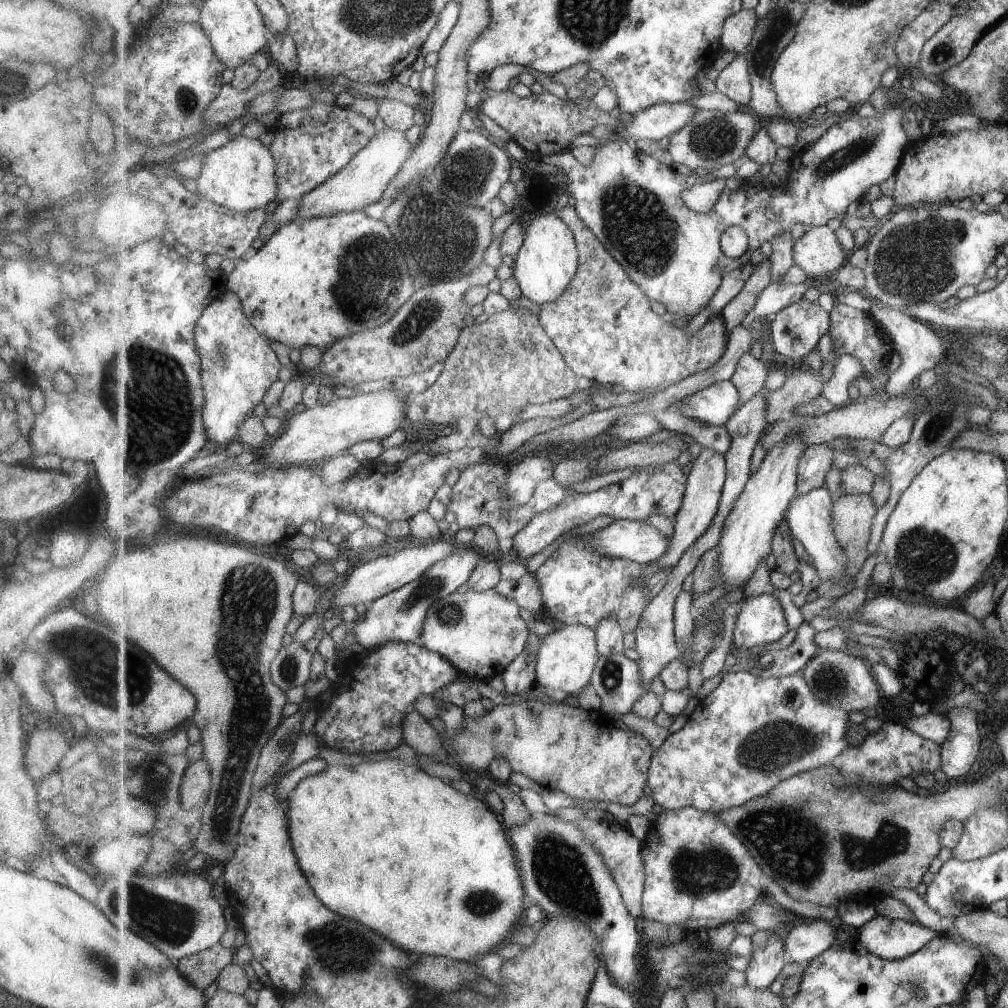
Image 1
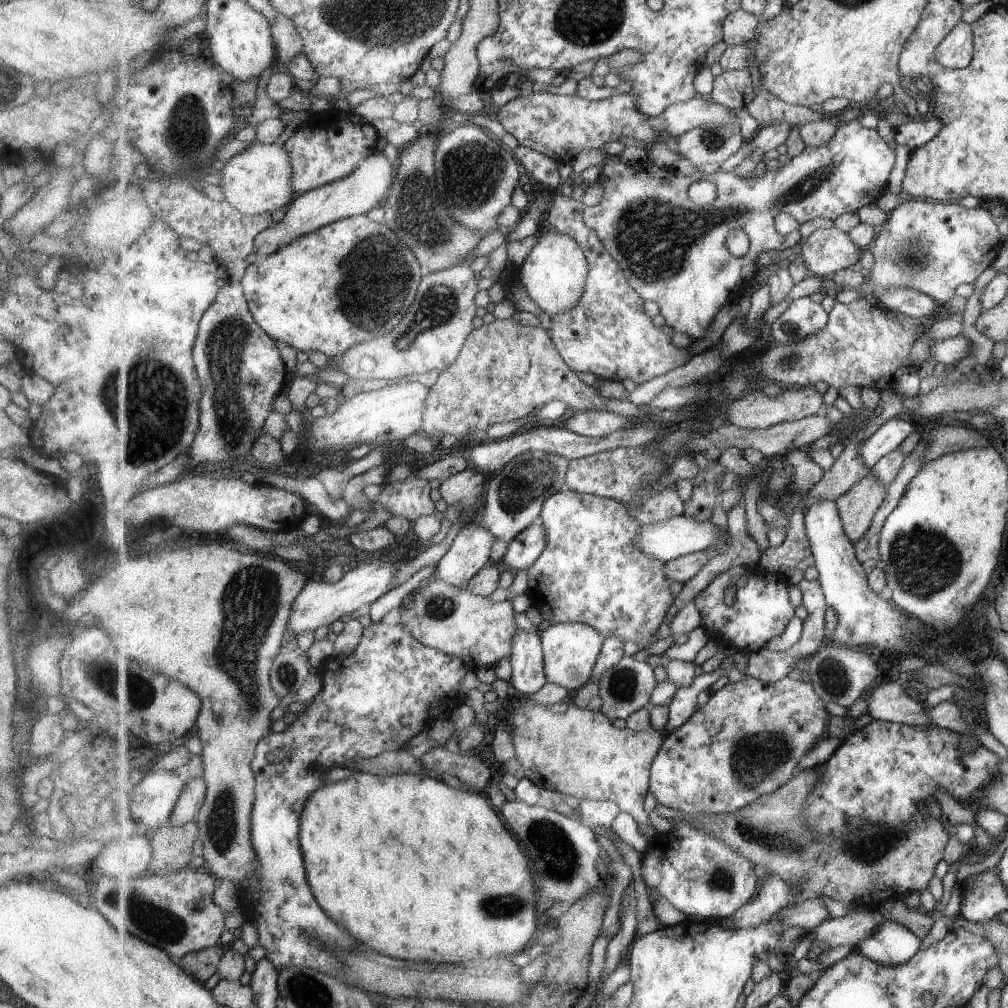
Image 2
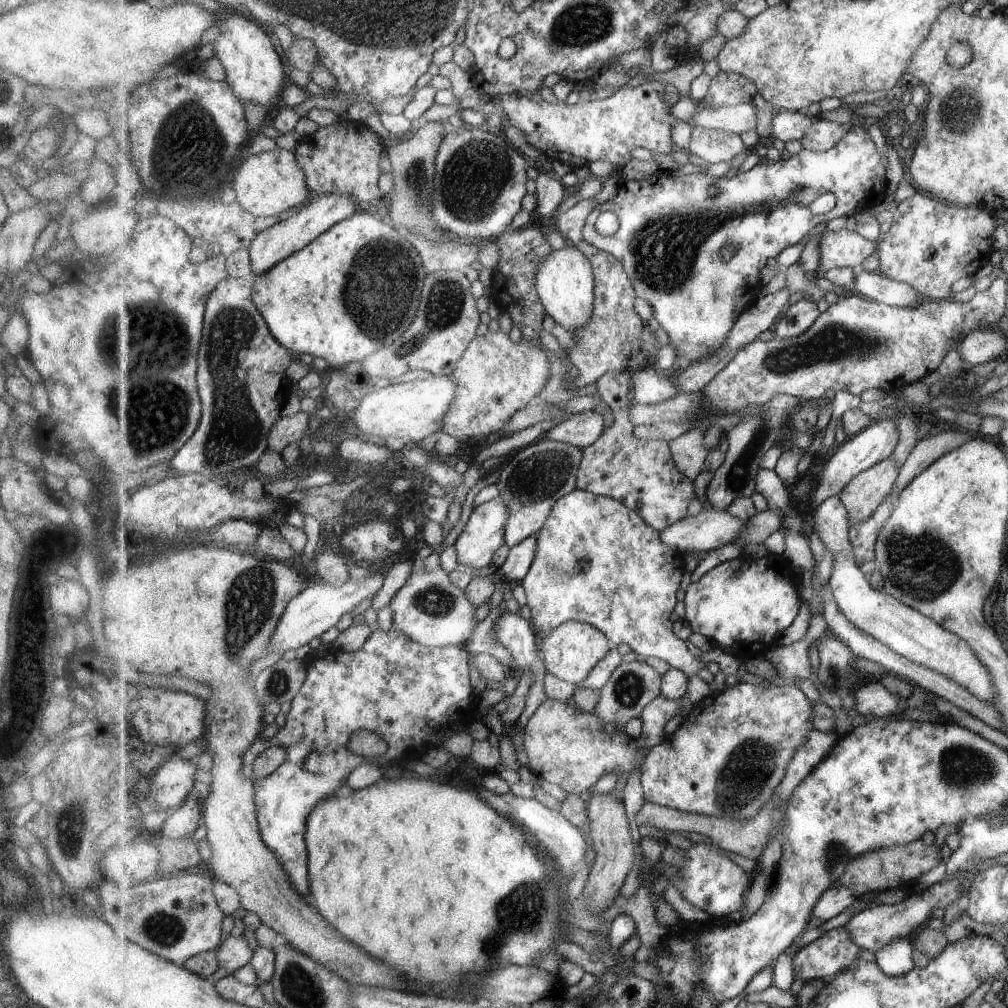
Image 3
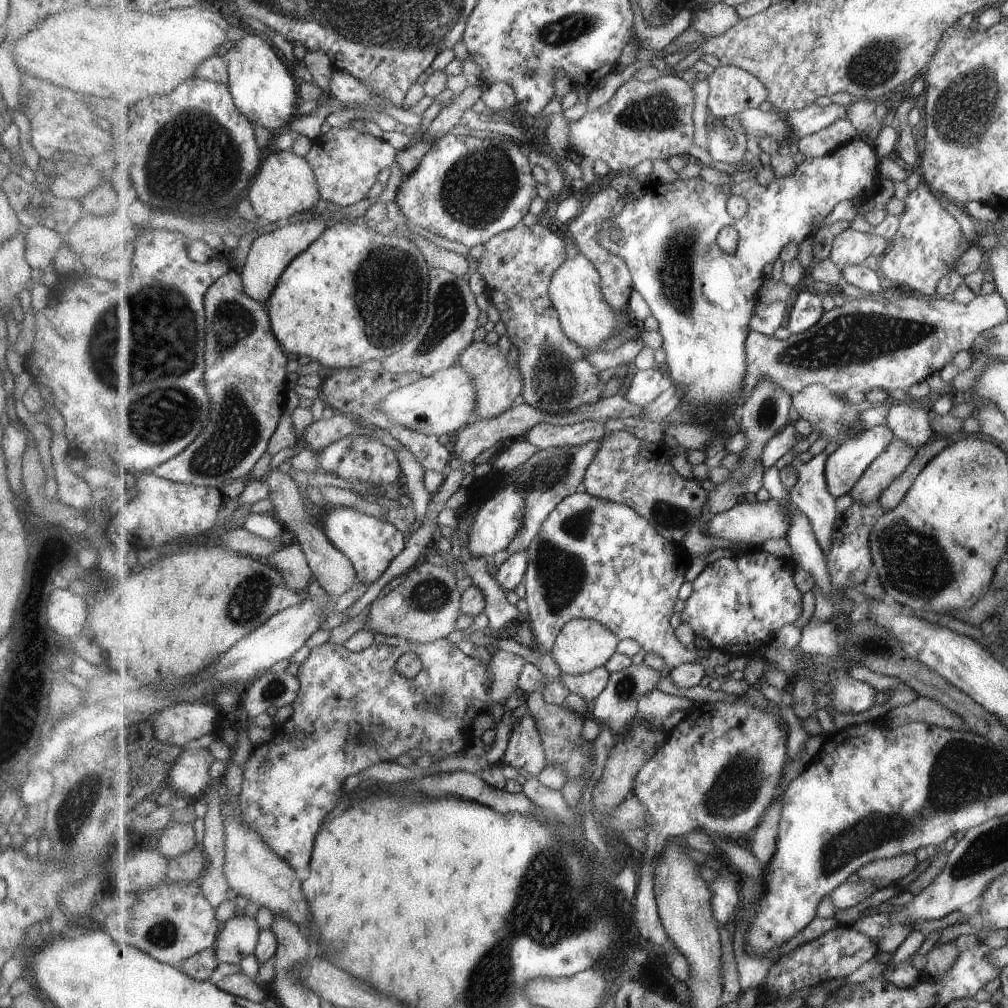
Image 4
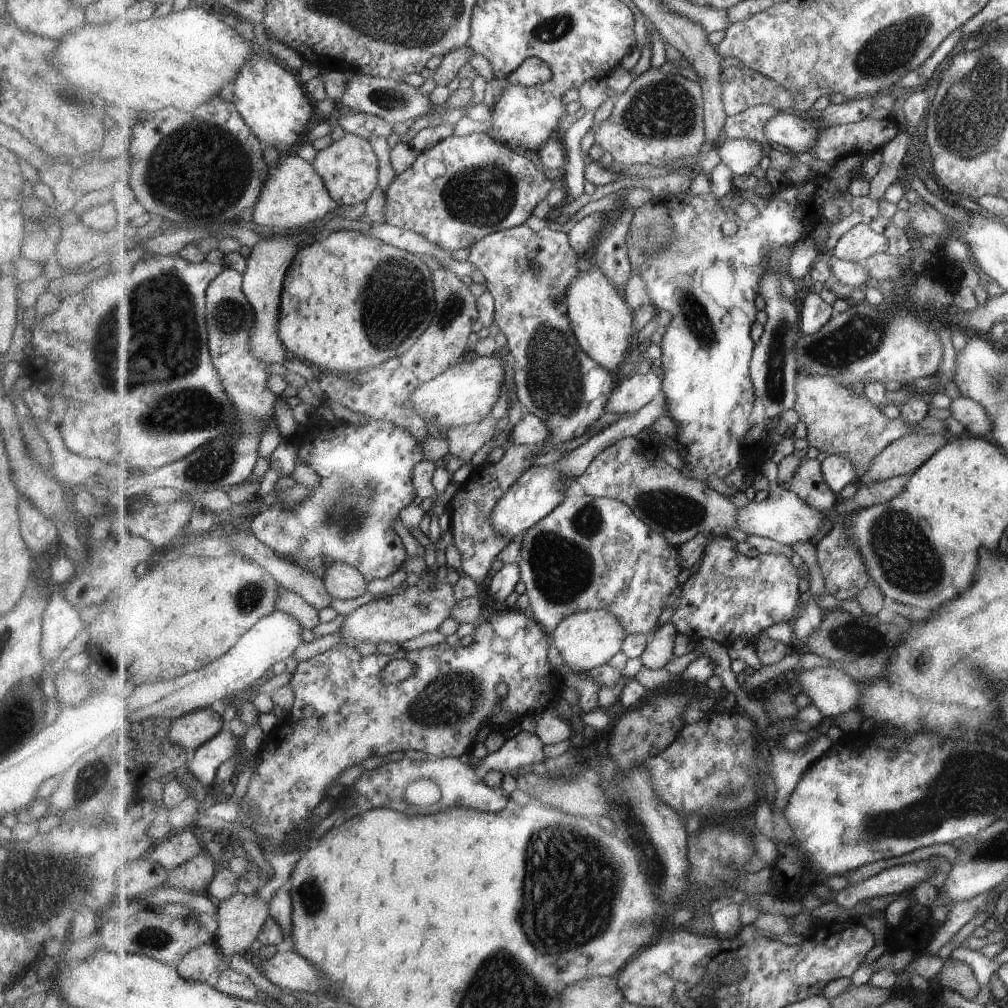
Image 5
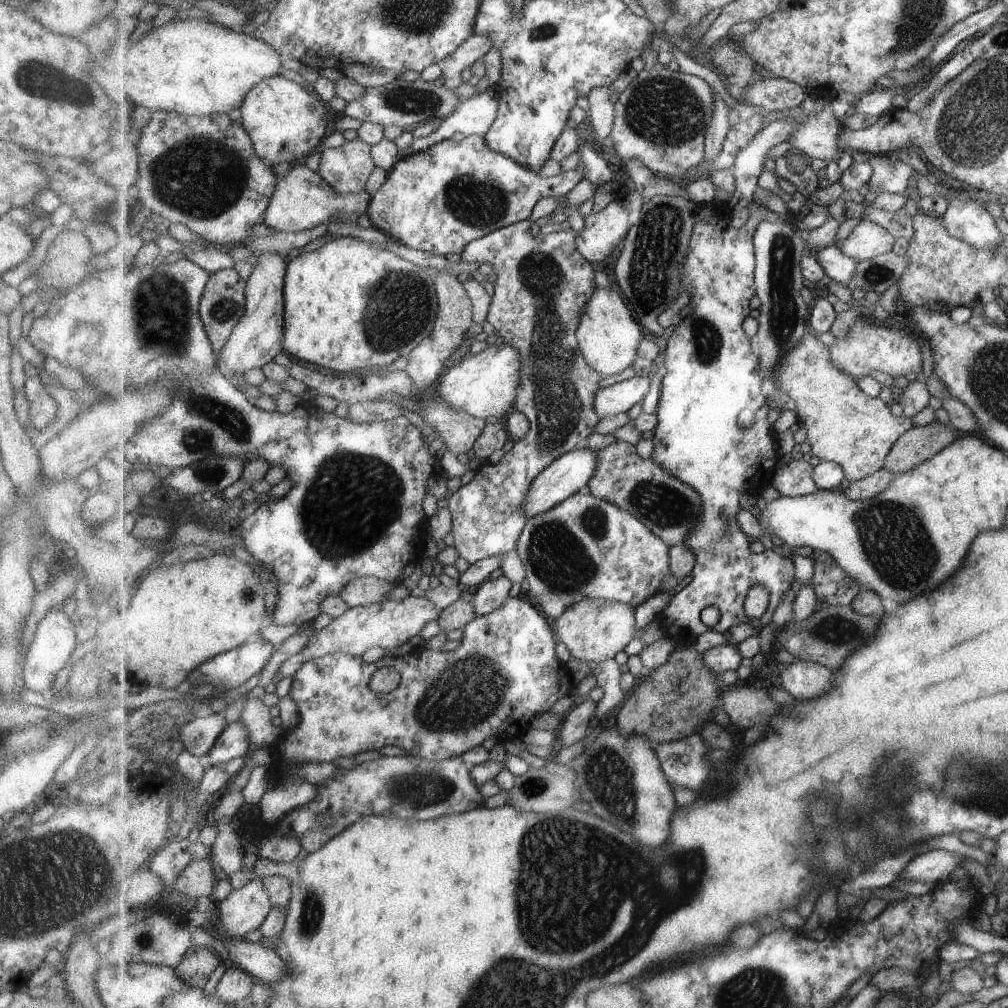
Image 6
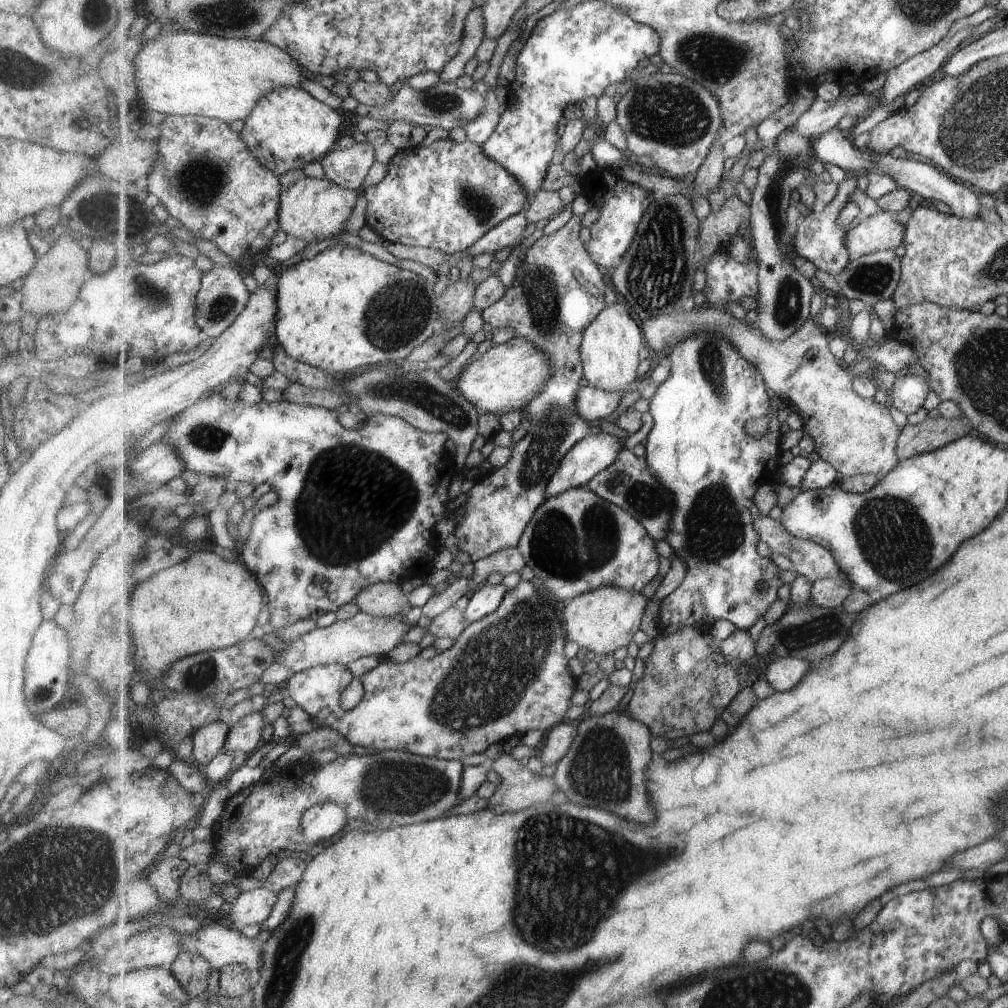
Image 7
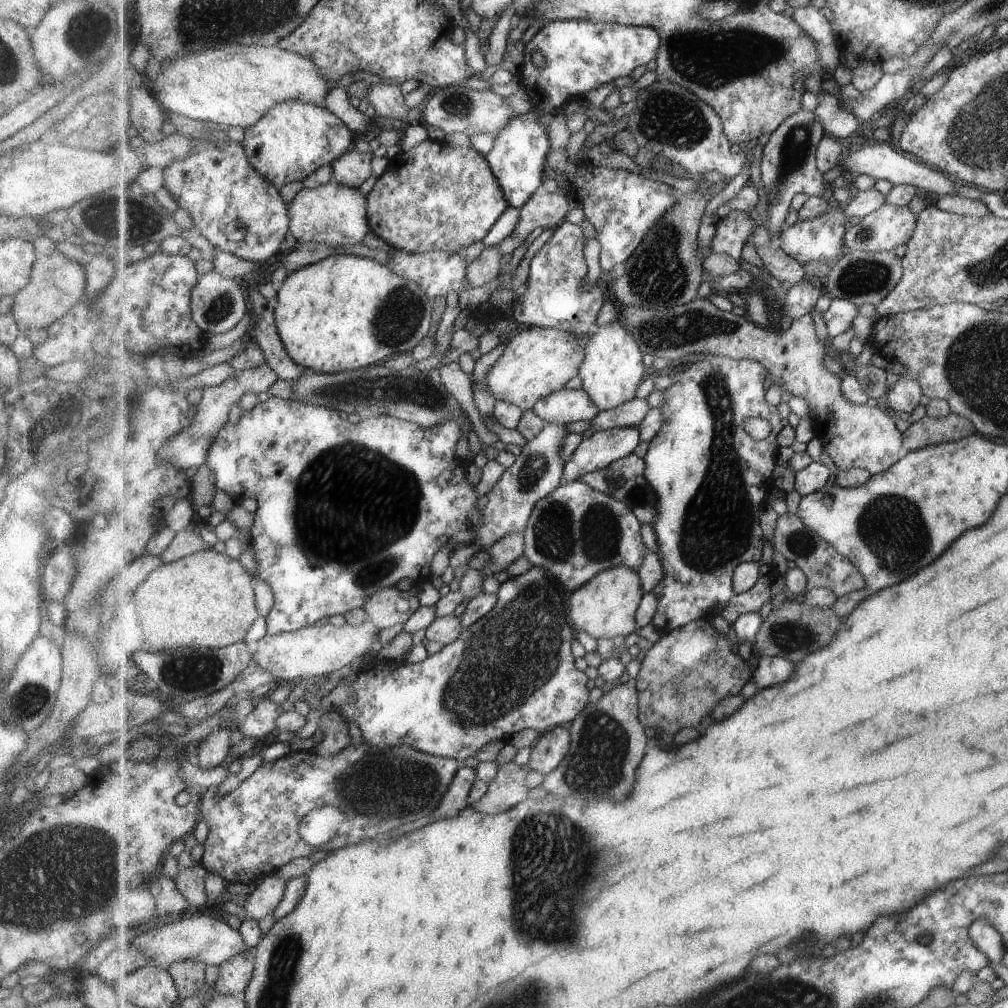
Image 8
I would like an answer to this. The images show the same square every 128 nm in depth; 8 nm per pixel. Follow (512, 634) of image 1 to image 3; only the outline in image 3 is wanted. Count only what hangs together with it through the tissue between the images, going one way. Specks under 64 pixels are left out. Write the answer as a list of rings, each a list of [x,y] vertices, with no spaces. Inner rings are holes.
[[[437,552],[424,559],[416,556],[409,578],[389,602],[395,630],[429,648],[461,646],[464,649],[471,642],[473,628],[477,626],[477,608],[467,598],[466,591],[449,580],[448,573],[441,568]]]

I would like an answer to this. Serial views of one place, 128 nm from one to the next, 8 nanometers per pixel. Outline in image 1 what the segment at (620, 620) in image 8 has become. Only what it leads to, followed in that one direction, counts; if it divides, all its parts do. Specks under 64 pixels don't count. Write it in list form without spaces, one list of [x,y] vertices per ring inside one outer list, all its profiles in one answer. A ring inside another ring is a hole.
[[[564,625],[542,639],[537,654],[537,683],[546,690],[580,694],[589,685],[599,662],[598,635],[585,625]]]

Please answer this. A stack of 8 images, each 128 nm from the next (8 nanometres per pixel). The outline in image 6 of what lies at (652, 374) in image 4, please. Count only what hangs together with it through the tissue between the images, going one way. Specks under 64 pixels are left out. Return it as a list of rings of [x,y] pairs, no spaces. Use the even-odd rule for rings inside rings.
[[[626,376],[623,381],[604,388],[595,400],[600,419],[629,412],[635,404],[642,405],[651,390],[651,376]]]

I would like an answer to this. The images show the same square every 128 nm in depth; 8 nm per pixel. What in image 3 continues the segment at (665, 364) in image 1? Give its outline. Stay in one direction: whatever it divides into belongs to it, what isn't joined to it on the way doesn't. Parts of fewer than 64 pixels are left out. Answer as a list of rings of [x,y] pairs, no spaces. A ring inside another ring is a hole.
[[[594,198],[579,199],[566,212],[555,216],[555,224],[563,238],[568,244],[578,247],[587,255],[595,272],[594,317],[591,318],[591,322],[587,322],[587,326],[583,326],[583,330],[575,330],[574,335],[579,338],[579,342],[570,348],[568,354],[572,364],[578,369],[578,382],[581,388],[597,382],[604,374],[615,370],[633,371],[647,368],[653,362],[657,362],[663,346],[657,340],[653,328],[635,310],[635,300],[638,296],[626,267],[615,255],[599,250],[598,246],[588,243],[584,237],[587,218],[597,206],[599,203]]]

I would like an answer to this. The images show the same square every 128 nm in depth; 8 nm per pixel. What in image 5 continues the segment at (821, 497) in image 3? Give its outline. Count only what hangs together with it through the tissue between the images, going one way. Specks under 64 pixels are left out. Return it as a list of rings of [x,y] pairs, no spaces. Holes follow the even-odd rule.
[[[828,456],[821,464],[821,470],[823,470],[823,476],[828,486],[839,494],[845,486],[854,484],[857,481],[857,466],[851,462],[851,458],[847,456]]]

